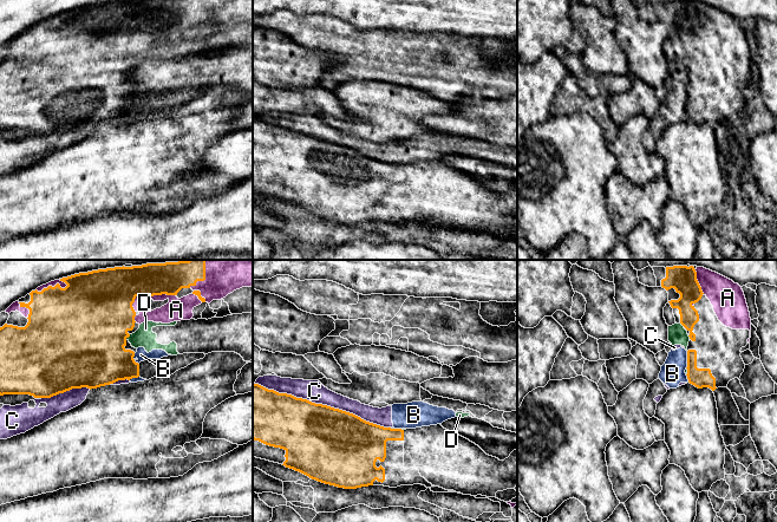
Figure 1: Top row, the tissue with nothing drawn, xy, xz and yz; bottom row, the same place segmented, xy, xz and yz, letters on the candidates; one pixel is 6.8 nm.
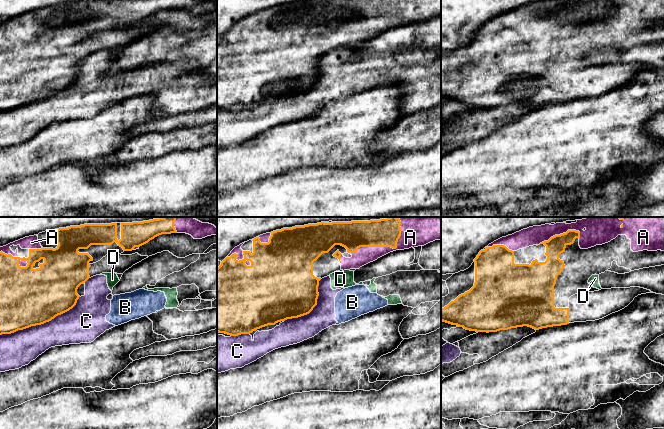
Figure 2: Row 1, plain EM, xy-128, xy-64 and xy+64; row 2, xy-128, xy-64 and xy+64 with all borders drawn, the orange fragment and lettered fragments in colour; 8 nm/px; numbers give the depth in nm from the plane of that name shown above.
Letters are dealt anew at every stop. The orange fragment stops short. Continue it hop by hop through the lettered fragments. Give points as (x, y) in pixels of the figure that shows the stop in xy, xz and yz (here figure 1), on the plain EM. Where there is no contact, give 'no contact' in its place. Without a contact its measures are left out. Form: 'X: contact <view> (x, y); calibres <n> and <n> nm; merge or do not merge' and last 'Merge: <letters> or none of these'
A: contact xy (151, 31); calibres 280 and 160 nm; merge
B: contact yz (687, 95); calibres 130 and 170 nm; do not merge
C: contact xz (321, 139); calibres 480 and 150 nm; do not merge
D: contact xy (128, 72); calibres 480 and 140 nm; do not merge
Merge: A

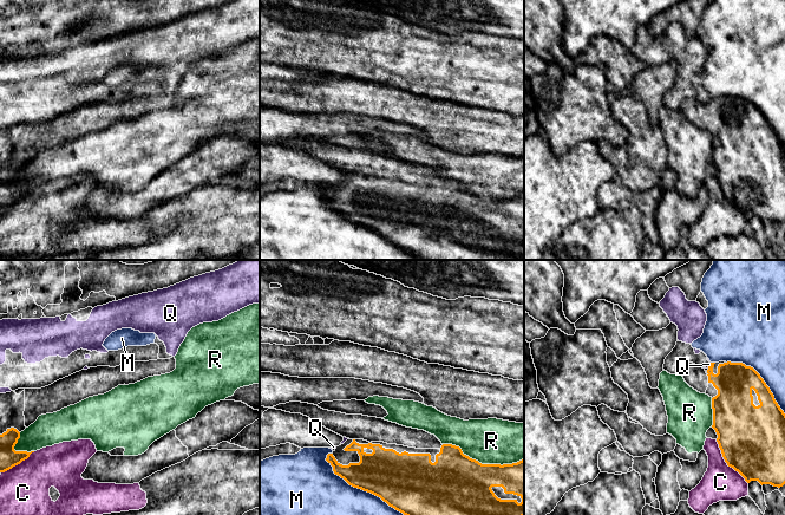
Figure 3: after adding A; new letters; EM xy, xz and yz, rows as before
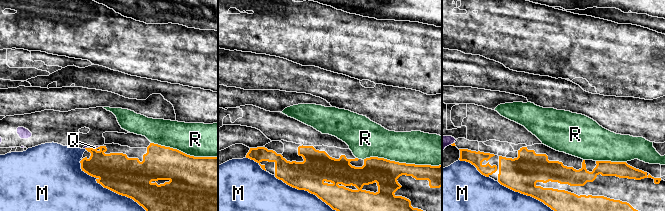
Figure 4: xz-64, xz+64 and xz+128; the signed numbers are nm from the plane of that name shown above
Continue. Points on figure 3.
C: contact yz (726, 197); calibres 440 and 240 nm; do not merge
M: contact xz (370, 227); calibres 380 and 480 nm; do not merge
Q: contact yz (710, 100); calibres 260 and 20 nm; do not merge
R: contact xz (483, 200); calibres 480 and 320 nm; do not merge
Merge: none of these

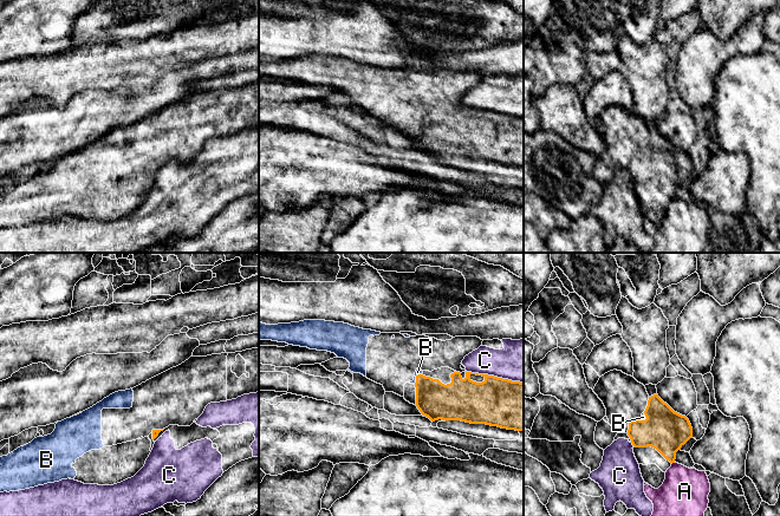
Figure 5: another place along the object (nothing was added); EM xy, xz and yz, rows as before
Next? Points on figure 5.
A: contact yz (673, 197); calibres 280 and 340 nm; do not merge
B: contact xz (416, 113); calibres 260 and 40 nm; merge
C: contact xz (495, 112); calibres 340 and 300 nm; do not merge
Merge: B

